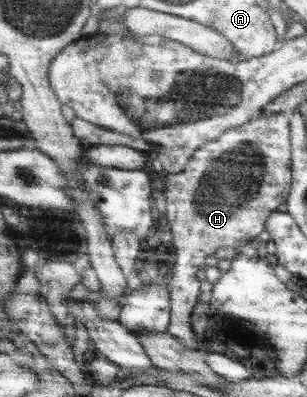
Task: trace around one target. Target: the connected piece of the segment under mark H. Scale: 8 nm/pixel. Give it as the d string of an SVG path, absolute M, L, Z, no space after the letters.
M287 113L257 116L239 127L228 129L207 143L200 145L186 161L179 173L162 175L161 187L165 196L165 221L171 231L173 246L173 274L167 281L170 297L170 320L165 331L179 340L185 347L196 349L197 339L189 323L189 313L193 309L197 295L201 295L199 279L195 276L197 269L204 267L204 257L215 253L216 249L235 248L252 241L264 230L265 218L275 212L275 207L286 201L291 182L290 141L288 136Z

